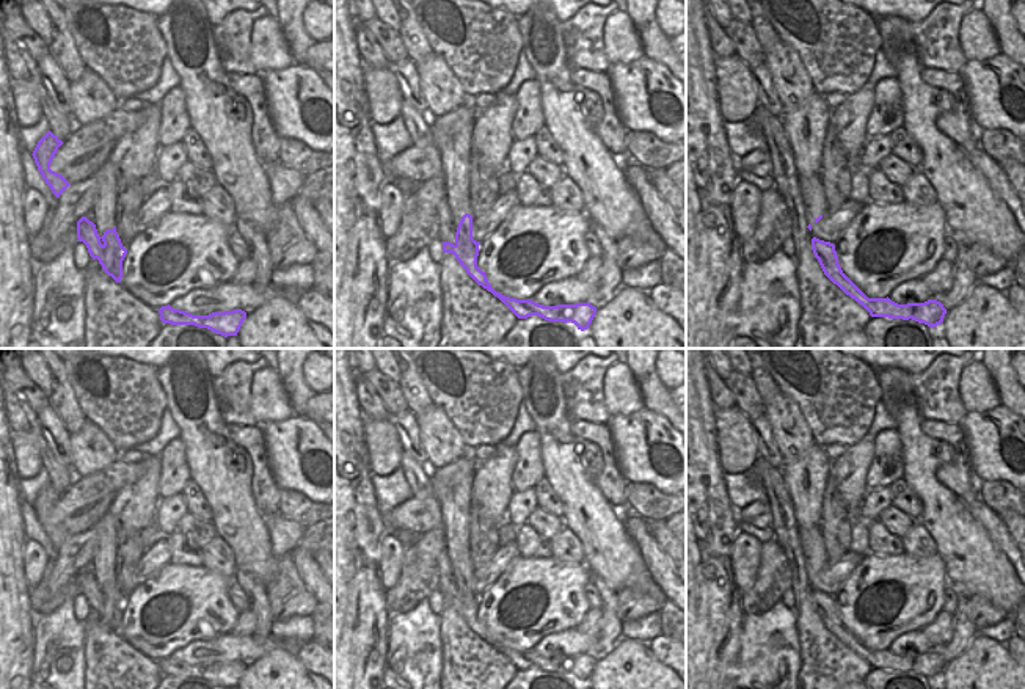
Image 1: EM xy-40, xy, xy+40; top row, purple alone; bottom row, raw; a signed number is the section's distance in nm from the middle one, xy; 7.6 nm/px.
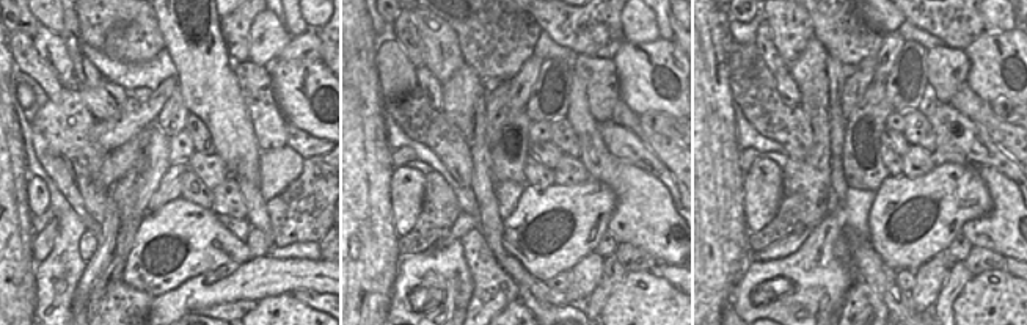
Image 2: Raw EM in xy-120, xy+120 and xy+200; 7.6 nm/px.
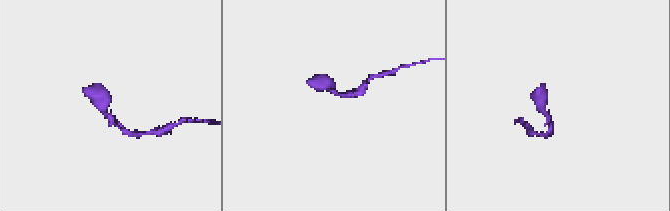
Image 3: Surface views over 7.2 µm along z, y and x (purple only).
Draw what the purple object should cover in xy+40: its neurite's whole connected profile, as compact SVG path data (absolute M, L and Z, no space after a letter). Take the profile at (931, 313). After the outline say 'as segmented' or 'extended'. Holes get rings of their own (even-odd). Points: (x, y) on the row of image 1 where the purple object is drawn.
M812 239L812 250L818 259L824 275L837 284L846 295L862 304L871 317L888 317L915 320L931 328L940 325L947 314L943 304L937 300L928 300L925 303L898 304L887 298L868 298L841 270L835 245L830 242Z | as segmented

